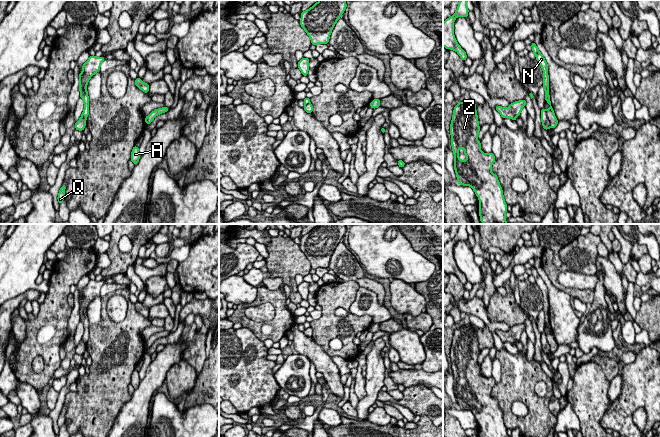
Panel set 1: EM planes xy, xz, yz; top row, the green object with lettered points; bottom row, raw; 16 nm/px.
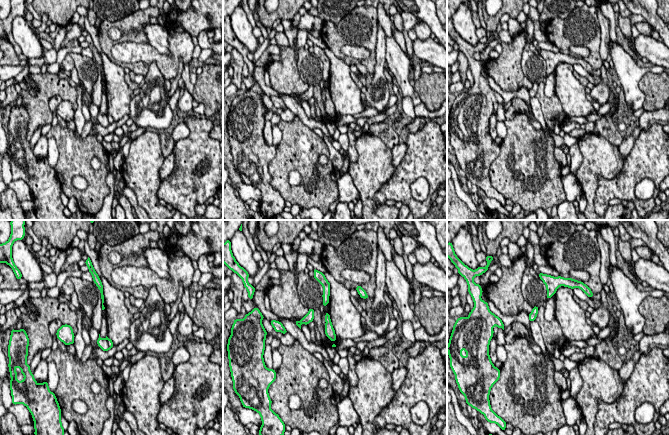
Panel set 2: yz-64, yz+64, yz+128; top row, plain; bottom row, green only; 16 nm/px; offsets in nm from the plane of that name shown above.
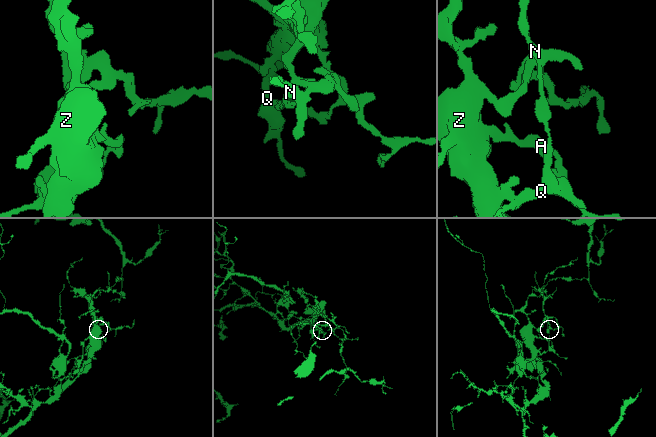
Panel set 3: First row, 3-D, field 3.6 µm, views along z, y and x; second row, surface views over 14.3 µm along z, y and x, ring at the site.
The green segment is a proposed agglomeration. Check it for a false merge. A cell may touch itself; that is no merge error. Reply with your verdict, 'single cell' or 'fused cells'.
fused cells

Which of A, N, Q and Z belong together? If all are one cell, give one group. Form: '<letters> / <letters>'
A N Z / Q

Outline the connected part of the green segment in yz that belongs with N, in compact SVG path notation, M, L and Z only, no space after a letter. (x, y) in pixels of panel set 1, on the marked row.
M534 42L531 44L531 47L532 47L532 51L535 54L536 60L541 65L542 70L543 70L543 85L542 86L544 87L544 90L545 90L545 100L550 105L550 108L546 110L546 114L547 114L547 118L550 121L550 127L554 129L556 128L558 124L558 120L554 114L554 110L552 108L551 101L550 101L548 64Z

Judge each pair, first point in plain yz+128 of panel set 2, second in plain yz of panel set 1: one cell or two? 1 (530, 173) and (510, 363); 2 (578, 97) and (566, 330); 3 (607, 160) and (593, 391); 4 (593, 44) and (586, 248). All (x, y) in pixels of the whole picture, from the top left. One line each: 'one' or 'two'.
1: one
2: one
3: one
4: one

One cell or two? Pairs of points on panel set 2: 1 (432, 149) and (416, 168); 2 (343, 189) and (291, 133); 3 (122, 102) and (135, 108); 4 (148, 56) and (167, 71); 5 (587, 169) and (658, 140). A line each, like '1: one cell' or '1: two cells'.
1: one cell
2: two cells
3: two cells
4: one cell
5: two cells

